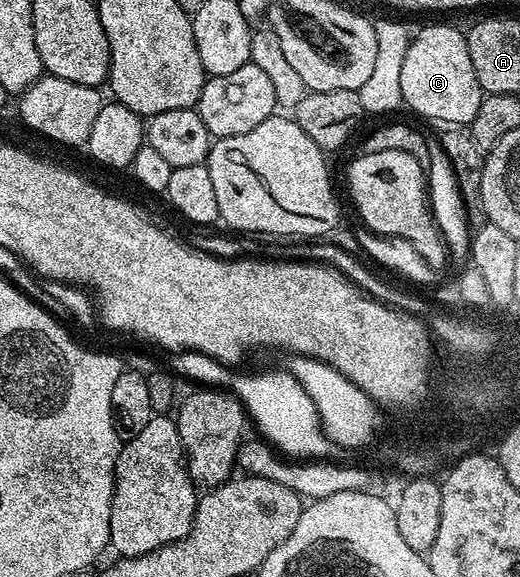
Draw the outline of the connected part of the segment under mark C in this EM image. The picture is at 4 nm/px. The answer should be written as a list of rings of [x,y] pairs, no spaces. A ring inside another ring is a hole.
[[[426,25],[422,30],[413,34],[410,46],[408,47],[408,55],[404,55],[404,68],[400,70],[400,91],[402,92],[402,100],[405,108],[415,109],[422,117],[431,117],[434,121],[449,125],[469,126],[472,119],[476,119],[476,111],[480,111],[480,103],[483,99],[482,88],[476,79],[476,71],[472,71],[472,58],[468,56],[468,43],[466,42],[465,32],[460,28],[453,29],[450,25]]]

